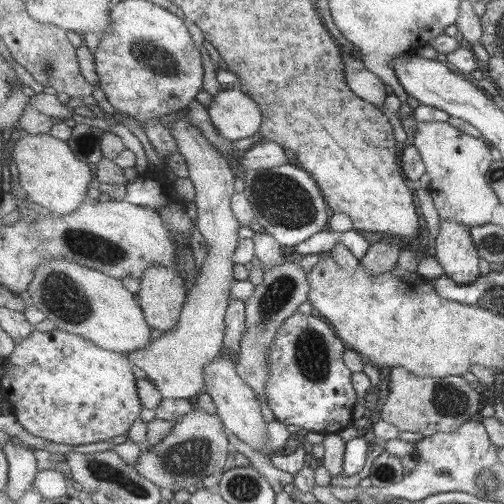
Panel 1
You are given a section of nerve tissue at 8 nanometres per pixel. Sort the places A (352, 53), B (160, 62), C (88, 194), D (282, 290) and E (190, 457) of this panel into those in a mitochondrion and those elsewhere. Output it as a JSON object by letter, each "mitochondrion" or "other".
{"A":"other","B":"mitochondrion","C":"other","D":"mitochondrion","E":"mitochondrion"}

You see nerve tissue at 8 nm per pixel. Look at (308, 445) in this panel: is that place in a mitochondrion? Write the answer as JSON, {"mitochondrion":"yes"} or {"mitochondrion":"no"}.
{"mitochondrion":"no"}

